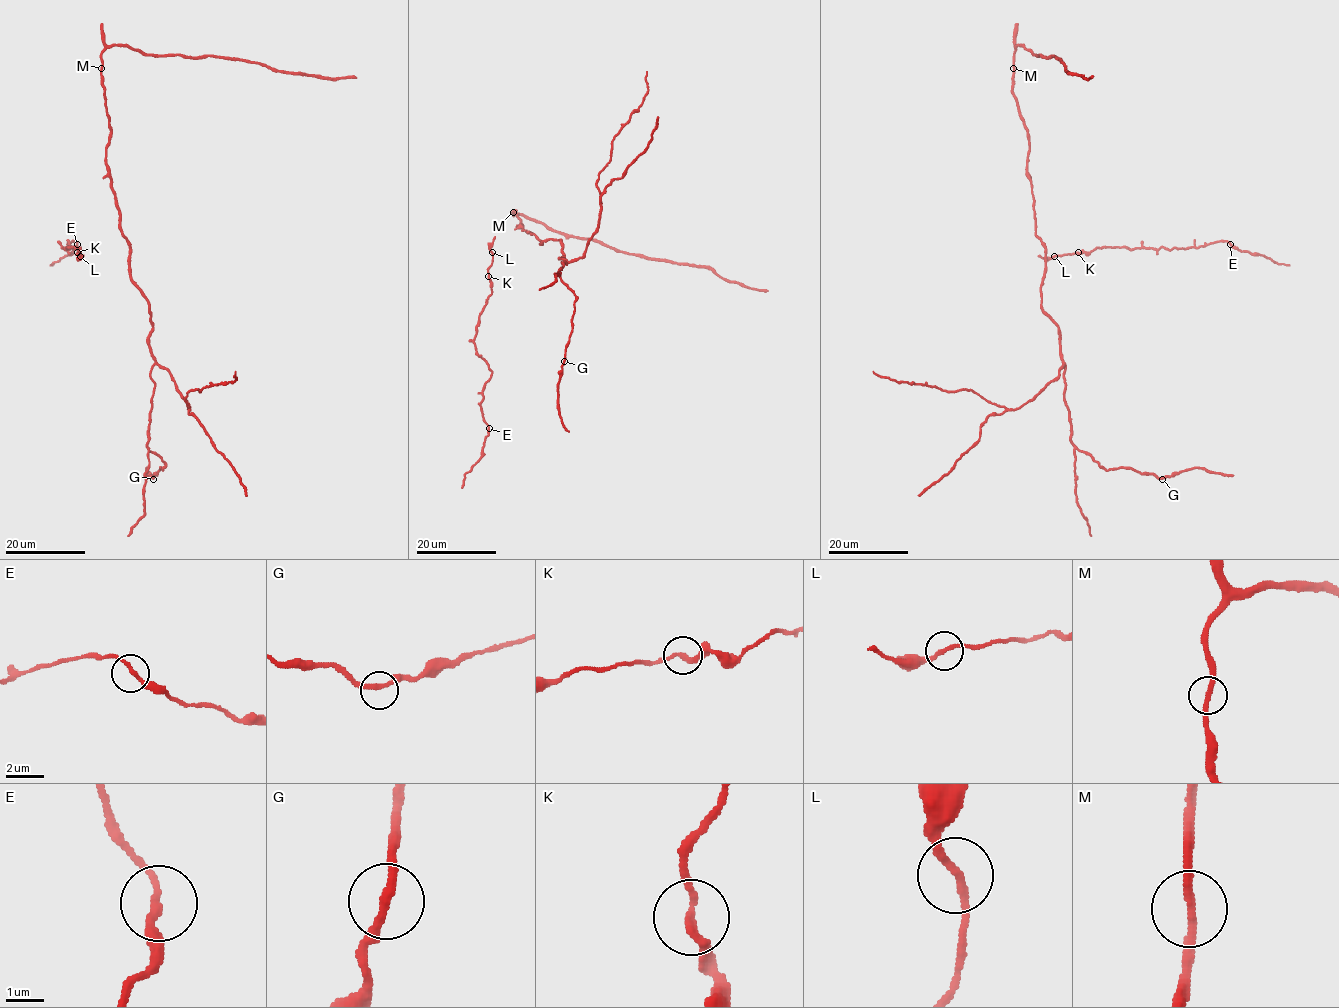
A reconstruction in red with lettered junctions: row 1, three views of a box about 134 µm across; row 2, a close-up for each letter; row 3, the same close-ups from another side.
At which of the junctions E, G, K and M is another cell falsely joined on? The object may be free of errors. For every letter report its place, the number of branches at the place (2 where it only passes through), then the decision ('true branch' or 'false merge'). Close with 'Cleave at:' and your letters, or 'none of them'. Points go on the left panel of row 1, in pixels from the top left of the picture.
E: place (77, 244); branches 2; true branch
G: place (153, 479); branches 2; true branch
K: place (77, 252); branches 2; true branch
M: place (101, 68); branches 2; true branch
Cleave at: none of them

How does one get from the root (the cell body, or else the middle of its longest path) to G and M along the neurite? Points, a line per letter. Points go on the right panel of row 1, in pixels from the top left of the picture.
G: (1034, 209), (1035, 232), (1045, 249), (1041, 309), (1059, 332), (1071, 442), (1107, 470), (1132, 468), (1162, 479)
M: (1034, 209), (1027, 172), (1028, 135), (1012, 91), (1013, 67)

